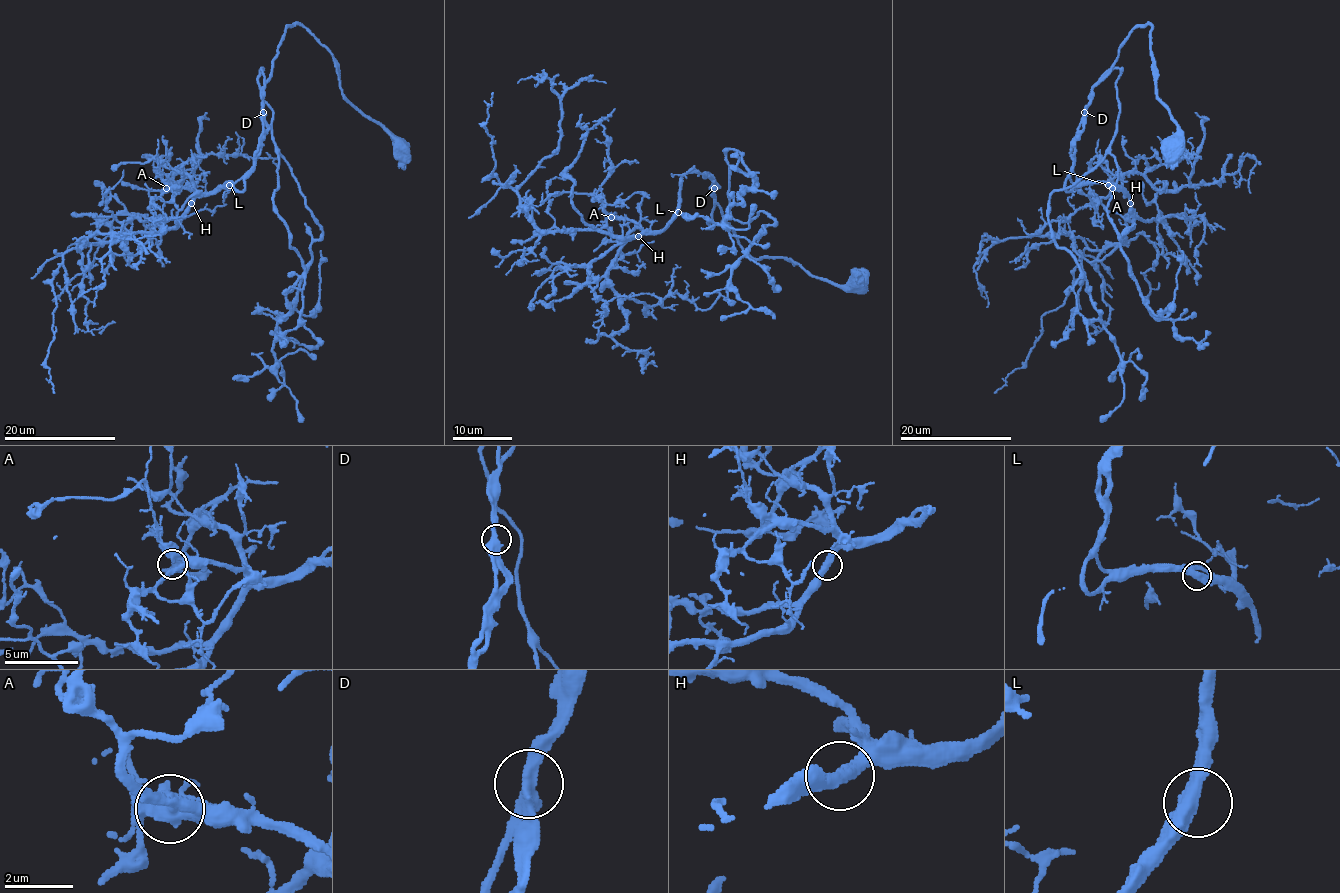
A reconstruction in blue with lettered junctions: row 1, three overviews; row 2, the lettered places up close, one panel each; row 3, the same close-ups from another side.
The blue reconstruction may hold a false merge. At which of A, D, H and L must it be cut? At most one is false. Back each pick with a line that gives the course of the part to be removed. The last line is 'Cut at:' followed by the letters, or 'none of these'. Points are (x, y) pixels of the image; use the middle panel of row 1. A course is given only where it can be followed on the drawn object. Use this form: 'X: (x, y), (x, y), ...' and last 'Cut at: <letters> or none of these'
Cut at: none of these

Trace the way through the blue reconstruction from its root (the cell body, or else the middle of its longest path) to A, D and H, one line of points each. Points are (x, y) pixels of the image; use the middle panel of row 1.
A: (861, 285), (750, 257), (700, 172), (682, 177), (681, 205), (660, 230), (611, 217)
D: (861, 285), (840, 288), (812, 277), (787, 260), (750, 257), (723, 220), (713, 187)
H: (861, 285), (750, 257), (700, 172), (682, 177), (673, 218), (638, 236)

